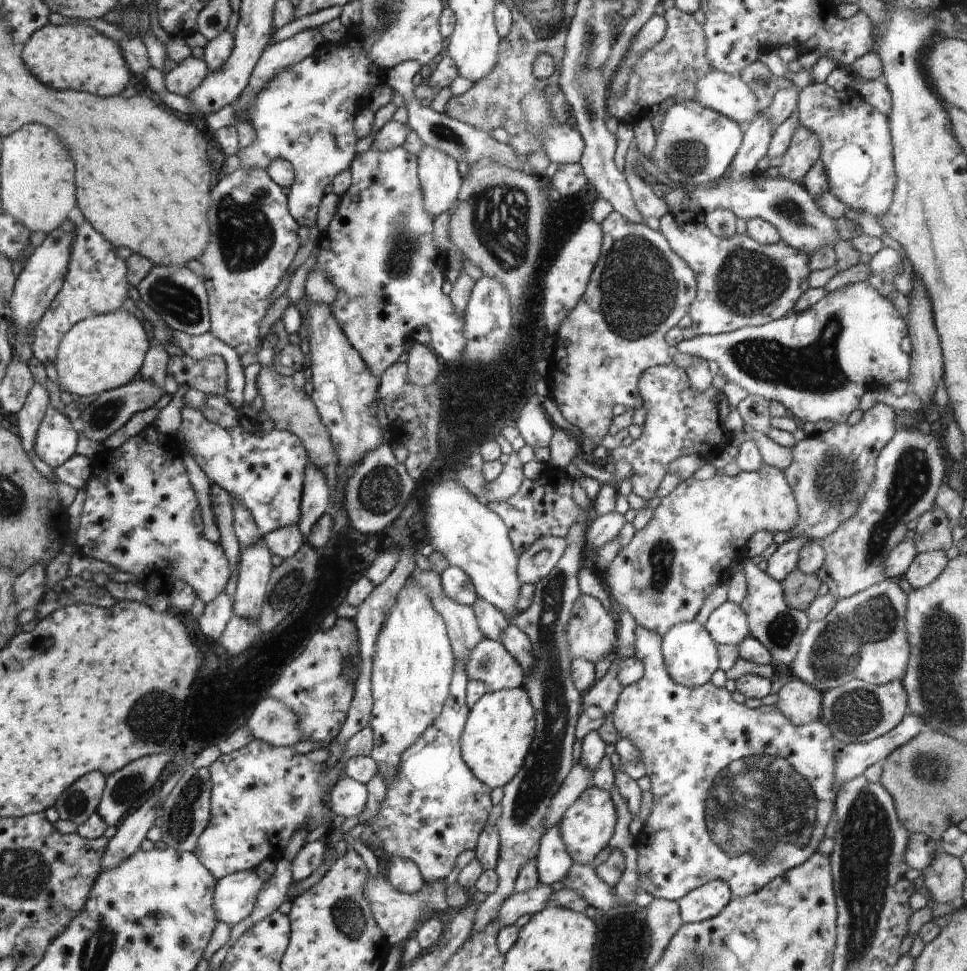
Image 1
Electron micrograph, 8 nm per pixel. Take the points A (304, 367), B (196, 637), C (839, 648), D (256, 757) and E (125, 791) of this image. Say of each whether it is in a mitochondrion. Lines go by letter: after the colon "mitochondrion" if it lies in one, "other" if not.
A: other
B: other
C: mitochondrion
D: other
E: mitochondrion

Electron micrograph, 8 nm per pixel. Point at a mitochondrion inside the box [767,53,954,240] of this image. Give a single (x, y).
(785, 206)

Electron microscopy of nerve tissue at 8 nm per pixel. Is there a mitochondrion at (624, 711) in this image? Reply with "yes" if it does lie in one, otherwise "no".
no

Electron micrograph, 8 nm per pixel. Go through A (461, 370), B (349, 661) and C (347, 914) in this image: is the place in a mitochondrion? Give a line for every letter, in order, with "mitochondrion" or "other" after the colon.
A: other
B: other
C: mitochondrion

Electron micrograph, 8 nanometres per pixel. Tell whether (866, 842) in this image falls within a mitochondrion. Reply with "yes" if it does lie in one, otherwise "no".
yes

